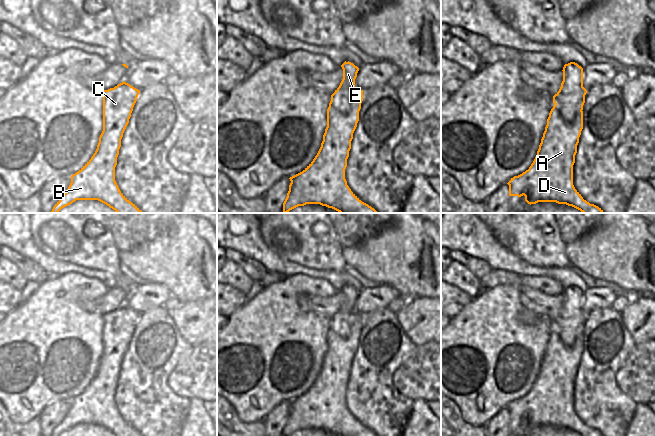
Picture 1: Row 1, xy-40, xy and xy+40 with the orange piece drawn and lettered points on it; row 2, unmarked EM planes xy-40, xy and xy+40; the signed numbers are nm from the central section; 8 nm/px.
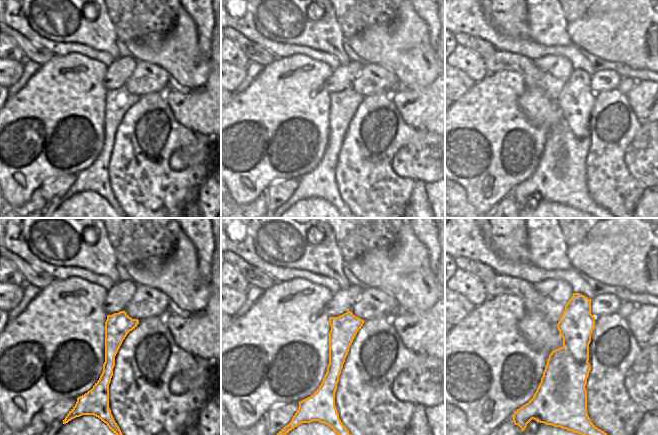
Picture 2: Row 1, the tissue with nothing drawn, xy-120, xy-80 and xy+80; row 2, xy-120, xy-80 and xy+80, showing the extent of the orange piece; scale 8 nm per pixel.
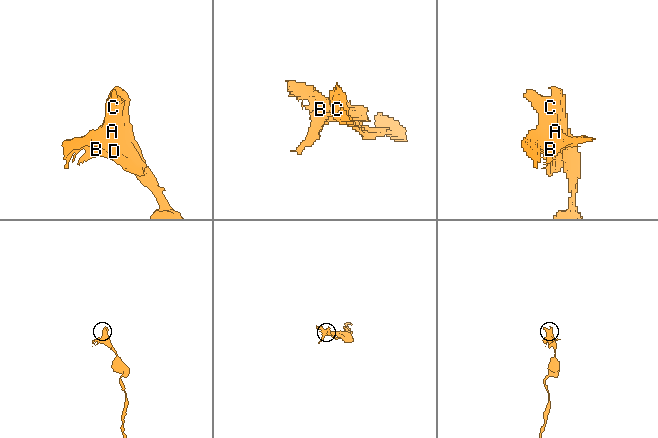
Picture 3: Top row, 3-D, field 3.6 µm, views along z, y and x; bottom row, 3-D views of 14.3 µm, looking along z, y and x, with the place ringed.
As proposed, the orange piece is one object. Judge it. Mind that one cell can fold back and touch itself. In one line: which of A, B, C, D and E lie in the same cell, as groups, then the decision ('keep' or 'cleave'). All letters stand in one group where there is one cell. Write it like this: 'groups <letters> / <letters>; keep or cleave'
groups A B C D / E; cleave

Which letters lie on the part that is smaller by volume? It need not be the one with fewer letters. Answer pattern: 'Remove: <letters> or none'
Remove: A, B, C, D

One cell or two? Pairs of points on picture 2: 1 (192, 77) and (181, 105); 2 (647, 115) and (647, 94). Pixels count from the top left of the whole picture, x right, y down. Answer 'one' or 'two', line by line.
1: two
2: one

